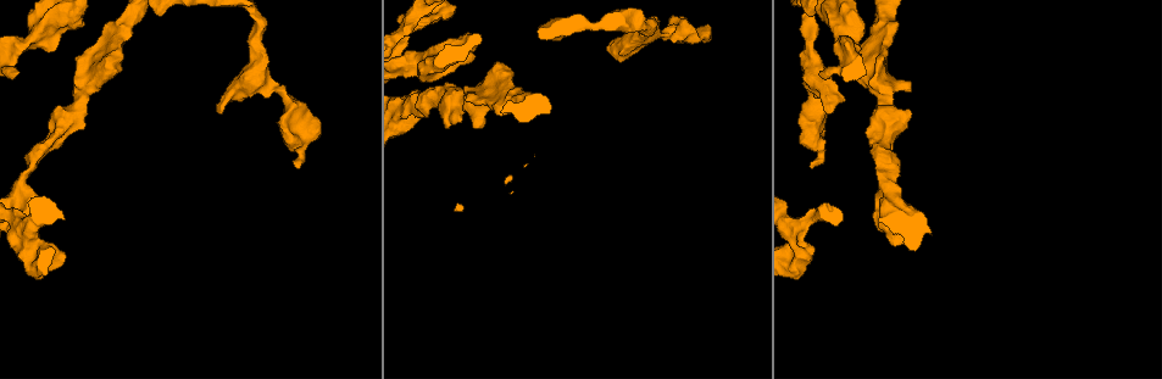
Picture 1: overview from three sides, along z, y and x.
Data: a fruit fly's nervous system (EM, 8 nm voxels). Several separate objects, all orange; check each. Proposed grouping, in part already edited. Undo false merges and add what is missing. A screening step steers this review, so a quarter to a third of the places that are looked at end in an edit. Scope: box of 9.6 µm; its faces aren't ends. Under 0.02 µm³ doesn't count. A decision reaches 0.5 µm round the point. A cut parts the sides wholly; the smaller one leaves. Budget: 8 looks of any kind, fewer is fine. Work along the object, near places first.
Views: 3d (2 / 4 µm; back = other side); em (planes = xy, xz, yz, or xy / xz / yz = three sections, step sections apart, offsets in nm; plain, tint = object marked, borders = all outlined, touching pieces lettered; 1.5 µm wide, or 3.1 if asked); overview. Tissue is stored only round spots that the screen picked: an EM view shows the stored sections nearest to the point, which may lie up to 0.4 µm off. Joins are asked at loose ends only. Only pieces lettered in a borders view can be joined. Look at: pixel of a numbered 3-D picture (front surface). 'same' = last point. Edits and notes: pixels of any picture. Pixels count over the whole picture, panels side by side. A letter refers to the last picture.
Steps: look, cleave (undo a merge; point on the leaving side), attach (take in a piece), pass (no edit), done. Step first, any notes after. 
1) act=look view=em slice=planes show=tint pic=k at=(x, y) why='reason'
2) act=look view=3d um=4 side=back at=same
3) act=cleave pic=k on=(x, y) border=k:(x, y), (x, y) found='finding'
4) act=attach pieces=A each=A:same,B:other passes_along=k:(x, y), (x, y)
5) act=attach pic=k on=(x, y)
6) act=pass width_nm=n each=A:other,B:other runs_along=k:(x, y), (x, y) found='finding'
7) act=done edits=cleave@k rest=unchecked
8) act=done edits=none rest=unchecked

act=look view=em slice=planes show=tint pic=1 at=(221, 114) why='branch stops here'

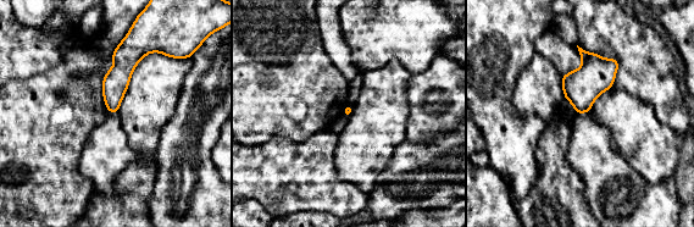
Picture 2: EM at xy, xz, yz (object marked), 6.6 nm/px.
act=look view=em slice=planes show=borders at=same why='what lies round it'

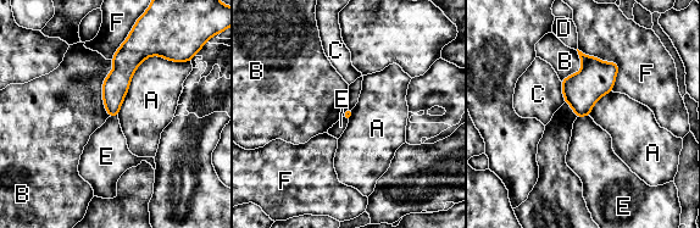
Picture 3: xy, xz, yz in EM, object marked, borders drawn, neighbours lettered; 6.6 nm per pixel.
act=pass longest_contact=A:550nm each=A:other,B:other,C:other,D:other,E:other,F:other border=3:(588, 115), (577, 117) found='no lettered piece goes on from it'

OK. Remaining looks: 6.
act=look view=3d um=2 pic=1 at=(295, 167)

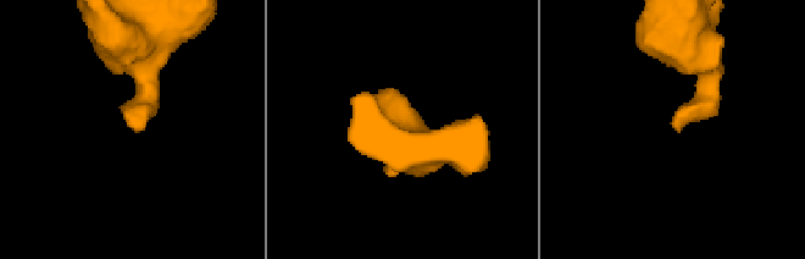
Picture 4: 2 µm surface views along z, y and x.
act=look view=em slice=planes show=borders pic=4 at=(138, 131)

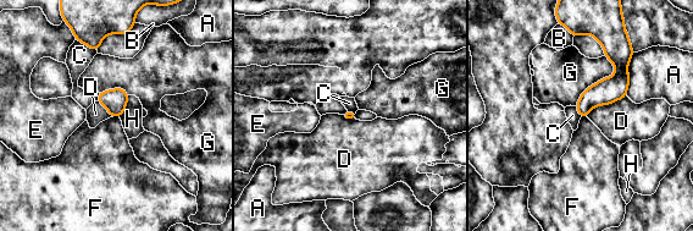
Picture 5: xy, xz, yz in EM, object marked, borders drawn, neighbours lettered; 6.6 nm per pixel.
act=pass each=A:other,B:other,C:other,D:other,E:other,F:other,G:other,H:other found='no lettered piece goes on from it'

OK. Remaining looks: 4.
act=look view=em slice=planes show=borders pic=1 at=(892, 202) why='abrupt turn'

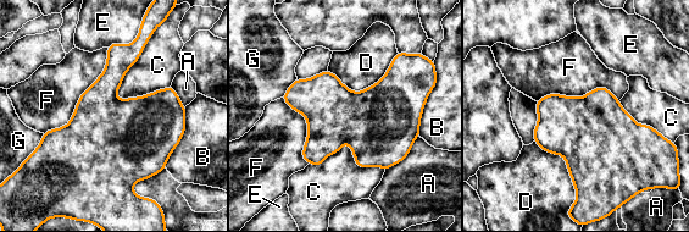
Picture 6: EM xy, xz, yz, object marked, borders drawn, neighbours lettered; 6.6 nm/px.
act=pass each=A:other,B:other,C:other,D:other,E:other,F:other,G:other border=6:(148, 39), (124, 75), (118, 100) found='continuous, no second neuron'

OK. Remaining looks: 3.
act=done edits=none rest=unchecked

